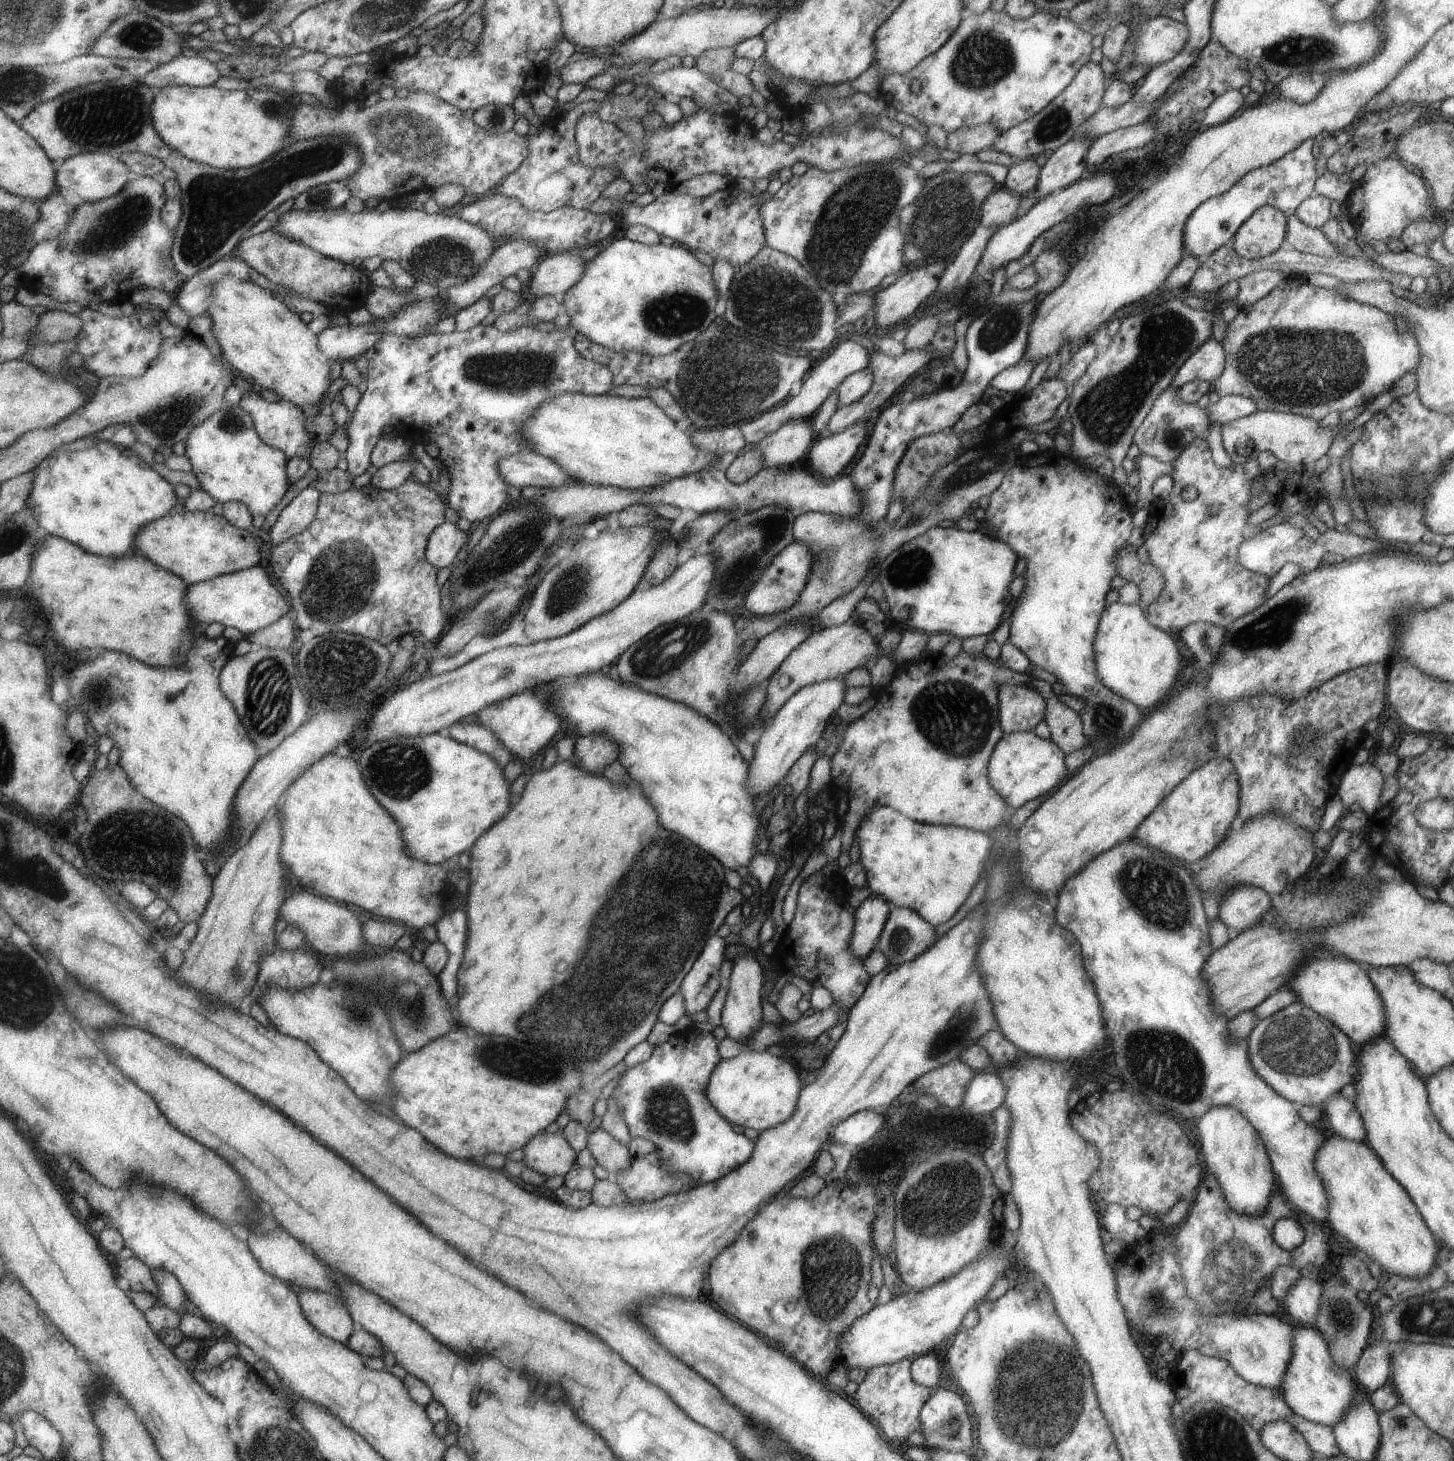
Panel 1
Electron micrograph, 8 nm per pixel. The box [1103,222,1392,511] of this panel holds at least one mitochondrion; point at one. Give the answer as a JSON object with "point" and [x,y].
{"point":[1301,370]}

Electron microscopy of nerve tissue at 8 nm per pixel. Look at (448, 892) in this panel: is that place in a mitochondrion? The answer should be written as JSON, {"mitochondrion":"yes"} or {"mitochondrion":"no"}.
{"mitochondrion":"yes"}

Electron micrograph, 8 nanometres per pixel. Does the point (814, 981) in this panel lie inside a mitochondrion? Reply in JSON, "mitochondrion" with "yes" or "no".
{"mitochondrion":"no"}

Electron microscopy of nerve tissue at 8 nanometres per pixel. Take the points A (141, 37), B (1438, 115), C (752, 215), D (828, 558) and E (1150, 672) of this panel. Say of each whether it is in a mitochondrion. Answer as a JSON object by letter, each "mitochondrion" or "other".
{"A":"mitochondrion","B":"other","C":"other","D":"mitochondrion","E":"other"}

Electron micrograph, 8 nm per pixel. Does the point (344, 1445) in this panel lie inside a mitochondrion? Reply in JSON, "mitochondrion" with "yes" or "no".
{"mitochondrion":"no"}

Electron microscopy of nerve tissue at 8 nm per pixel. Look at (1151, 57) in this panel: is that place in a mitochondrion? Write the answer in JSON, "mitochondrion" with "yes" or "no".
{"mitochondrion":"no"}

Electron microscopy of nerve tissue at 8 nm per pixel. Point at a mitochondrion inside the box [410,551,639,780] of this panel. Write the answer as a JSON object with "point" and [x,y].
{"point":[567,590]}

